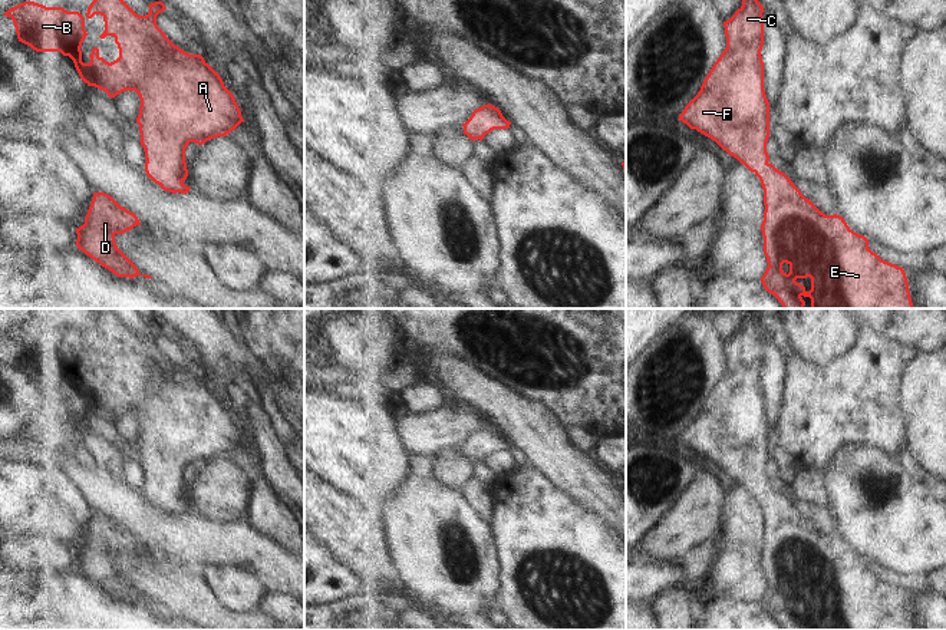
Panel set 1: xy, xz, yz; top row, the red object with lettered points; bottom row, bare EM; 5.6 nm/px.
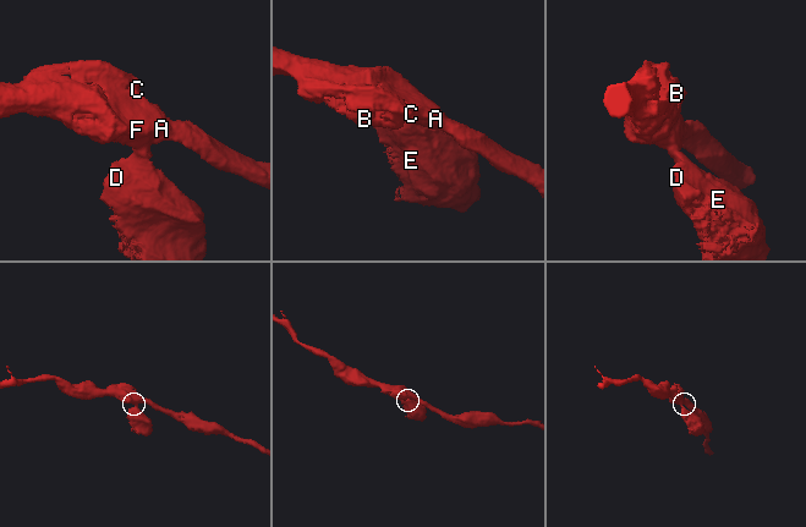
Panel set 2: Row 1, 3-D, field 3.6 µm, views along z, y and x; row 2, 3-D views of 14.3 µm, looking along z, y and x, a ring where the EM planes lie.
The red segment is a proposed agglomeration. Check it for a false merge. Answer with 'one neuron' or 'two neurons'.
one neuron

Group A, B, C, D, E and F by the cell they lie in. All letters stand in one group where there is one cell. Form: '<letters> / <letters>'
A B C D E F

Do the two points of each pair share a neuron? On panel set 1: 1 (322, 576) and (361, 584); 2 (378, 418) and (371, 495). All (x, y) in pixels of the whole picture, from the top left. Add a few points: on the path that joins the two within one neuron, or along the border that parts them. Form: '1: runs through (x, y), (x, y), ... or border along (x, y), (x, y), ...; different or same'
1: runs through (332, 577), (342, 584), (350, 584); same
2: runs through (371, 436), (371, 477); same

